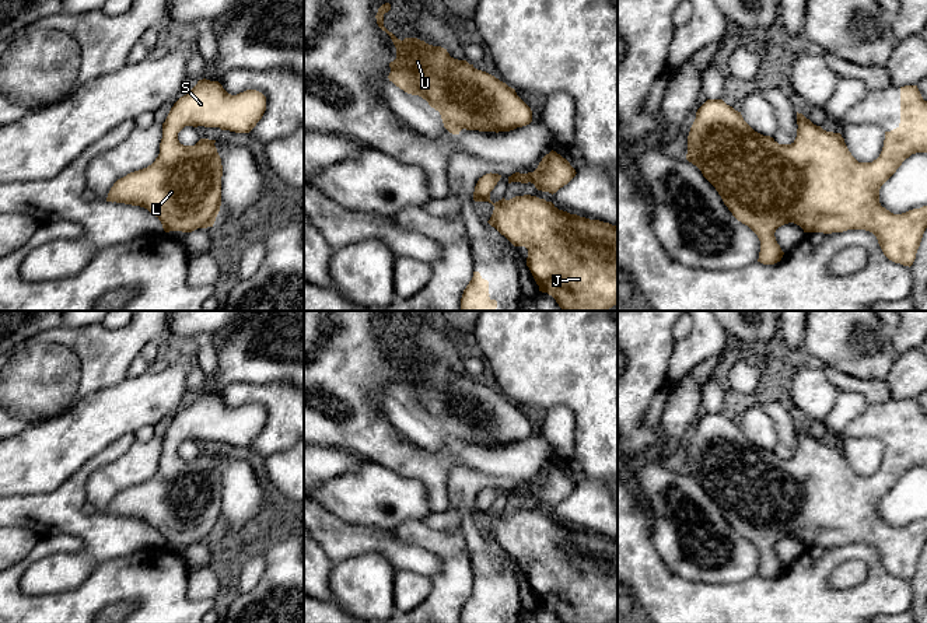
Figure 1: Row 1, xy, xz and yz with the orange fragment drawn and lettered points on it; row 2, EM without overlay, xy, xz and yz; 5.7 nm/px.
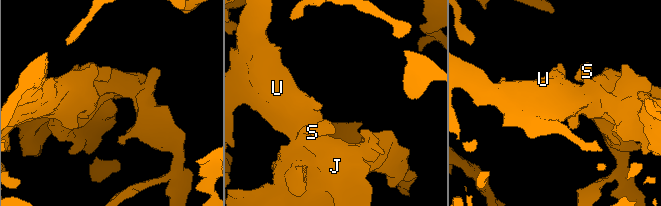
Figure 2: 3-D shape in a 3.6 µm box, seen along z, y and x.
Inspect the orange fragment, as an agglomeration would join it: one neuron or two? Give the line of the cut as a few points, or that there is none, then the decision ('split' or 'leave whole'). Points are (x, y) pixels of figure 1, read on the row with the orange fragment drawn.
no cut; leave whole

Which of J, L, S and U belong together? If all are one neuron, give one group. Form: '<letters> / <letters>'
J L S U

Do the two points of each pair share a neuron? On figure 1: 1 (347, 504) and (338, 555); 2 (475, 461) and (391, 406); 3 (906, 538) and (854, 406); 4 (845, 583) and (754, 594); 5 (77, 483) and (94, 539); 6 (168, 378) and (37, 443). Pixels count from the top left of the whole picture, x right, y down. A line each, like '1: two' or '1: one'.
1: two
2: two
3: two
4: two
5: one
6: one

